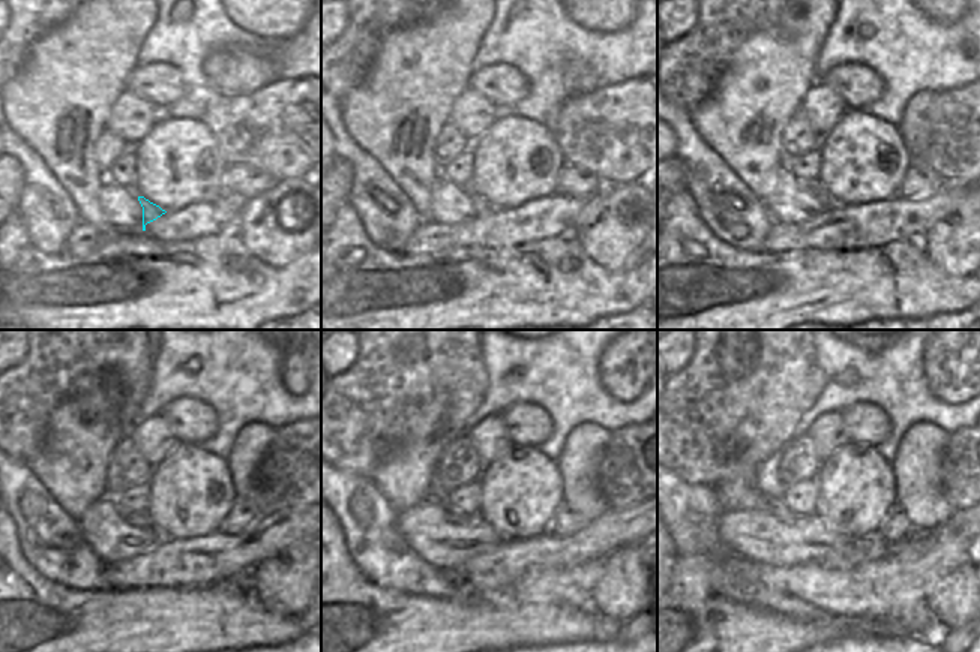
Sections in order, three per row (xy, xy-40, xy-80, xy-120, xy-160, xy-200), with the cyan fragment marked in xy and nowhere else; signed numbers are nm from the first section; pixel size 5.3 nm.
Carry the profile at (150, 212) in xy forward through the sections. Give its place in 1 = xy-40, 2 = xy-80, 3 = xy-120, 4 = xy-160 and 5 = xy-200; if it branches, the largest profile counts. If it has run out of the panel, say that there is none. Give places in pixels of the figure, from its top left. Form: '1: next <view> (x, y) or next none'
1: next xy-40 (482, 206)
2: next xy-80 (812, 186)
3: next xy-120 (138, 519)
4: next xy-160 (453, 516)
5: next xy-200 (776, 507)

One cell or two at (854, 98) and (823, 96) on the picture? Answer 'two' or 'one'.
two

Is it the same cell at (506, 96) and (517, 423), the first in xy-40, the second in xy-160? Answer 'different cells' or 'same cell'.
same cell

